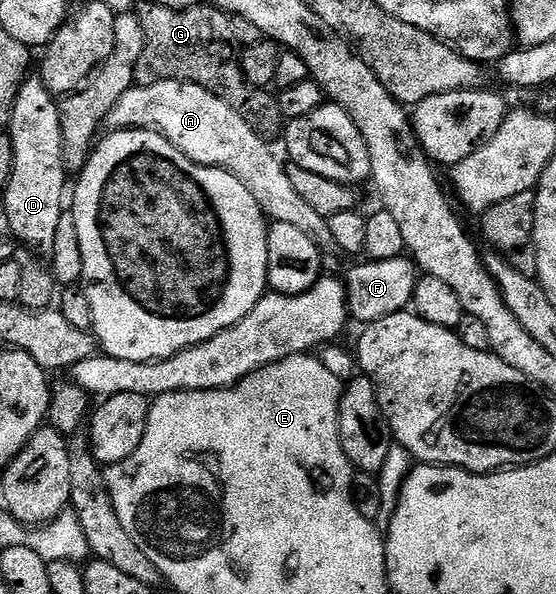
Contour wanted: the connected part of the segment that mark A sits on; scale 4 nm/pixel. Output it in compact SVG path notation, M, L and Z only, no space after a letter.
M156 82L150 86L133 85L123 92L119 104L111 108L108 125L113 130L155 130L189 157L204 166L217 166L236 174L255 196L266 217L274 223L299 227L310 233L319 222L315 208L304 200L291 183L286 167L273 154L272 146L254 130L244 114L193 82Z

